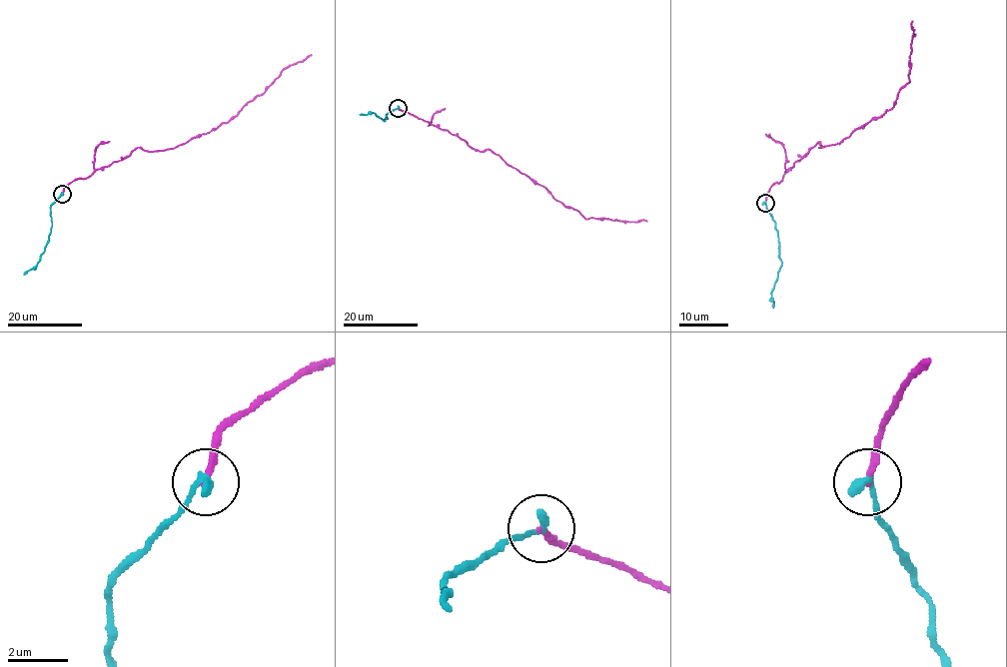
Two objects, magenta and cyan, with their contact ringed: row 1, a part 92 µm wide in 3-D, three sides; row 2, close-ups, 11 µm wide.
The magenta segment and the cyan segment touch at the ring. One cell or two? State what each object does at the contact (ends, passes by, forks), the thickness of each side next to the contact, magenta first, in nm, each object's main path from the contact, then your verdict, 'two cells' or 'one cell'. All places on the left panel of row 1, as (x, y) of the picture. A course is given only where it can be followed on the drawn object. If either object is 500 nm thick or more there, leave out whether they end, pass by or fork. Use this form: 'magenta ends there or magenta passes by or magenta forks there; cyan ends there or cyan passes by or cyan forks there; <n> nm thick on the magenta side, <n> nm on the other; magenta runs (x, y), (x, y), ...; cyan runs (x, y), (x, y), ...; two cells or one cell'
magenta ends there; cyan ends there; 190 nm thick on the magenta side, 320 nm on the other; magenta runs (62, 193), (73, 181), (87, 178), (137, 148), (165, 151), (216, 129), (260, 96), (283, 69), (311, 55); cyan runs (62, 193), (50, 207), (51, 232), (45, 251), (37, 264), (23, 274); two cells

